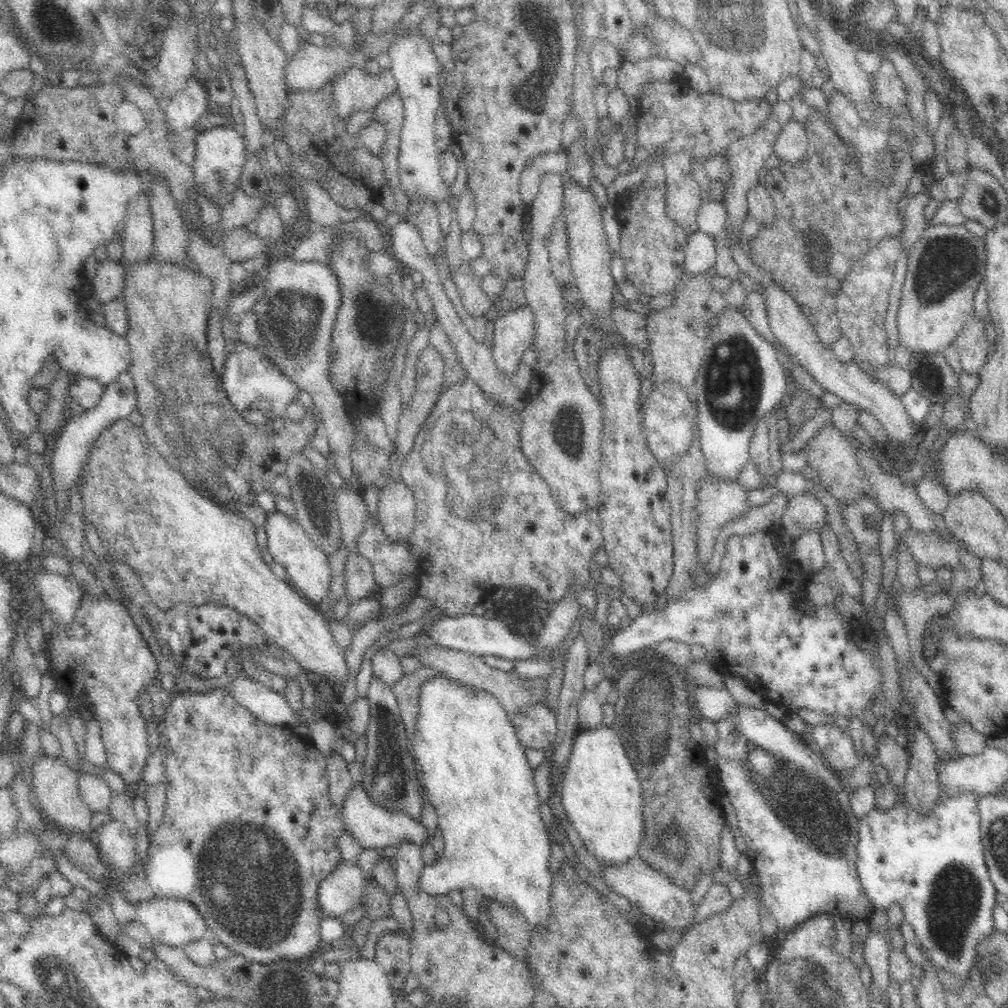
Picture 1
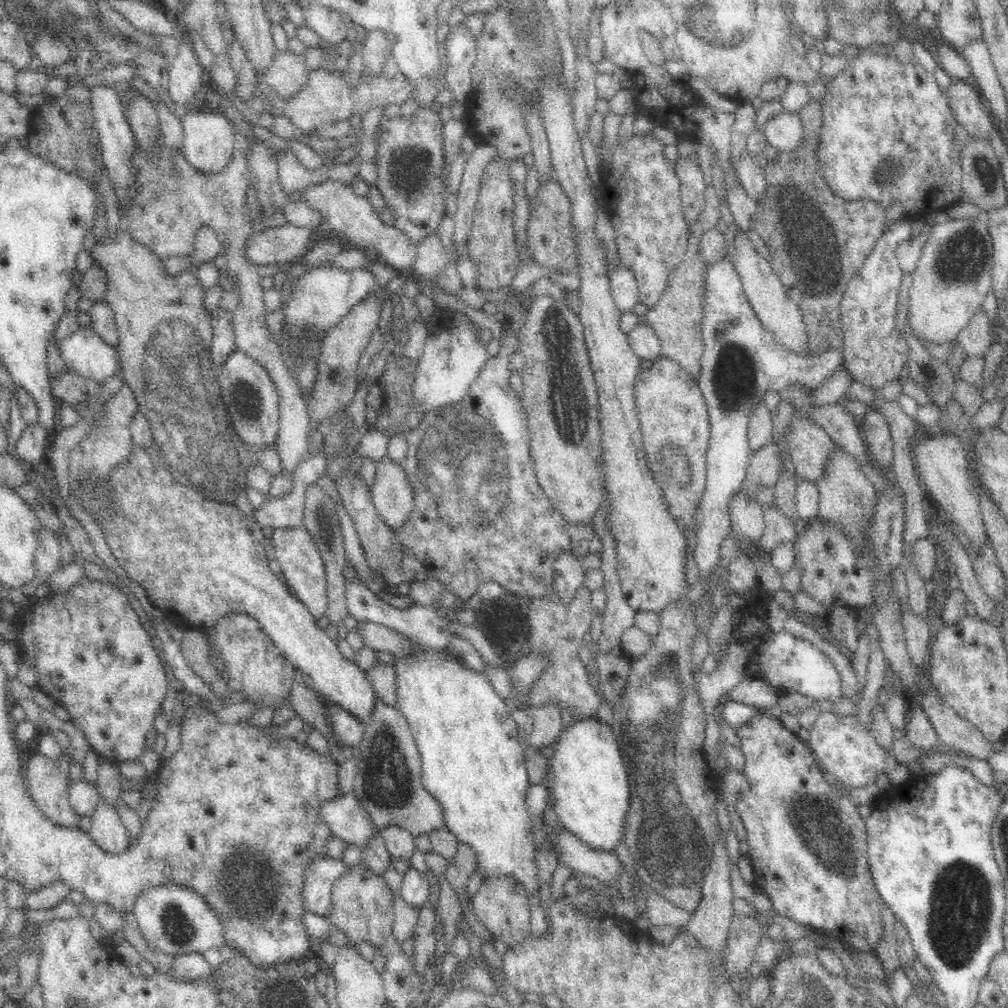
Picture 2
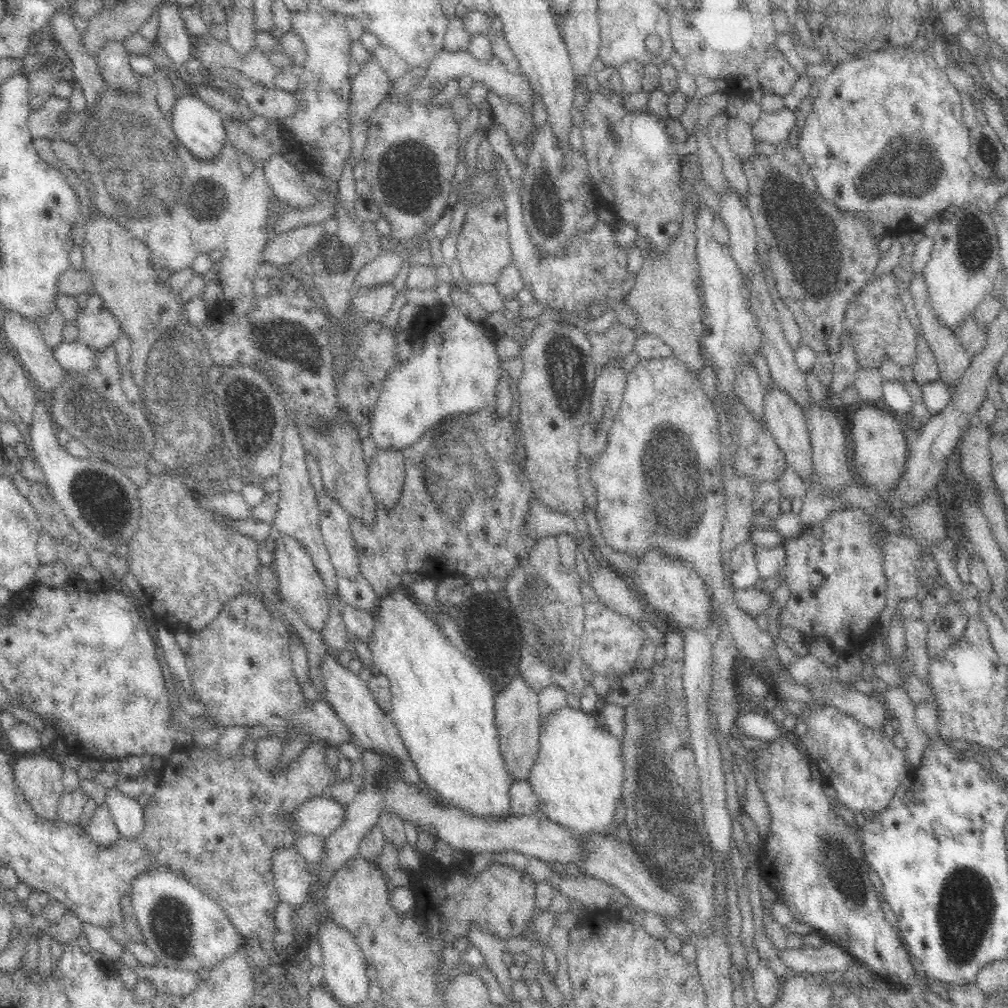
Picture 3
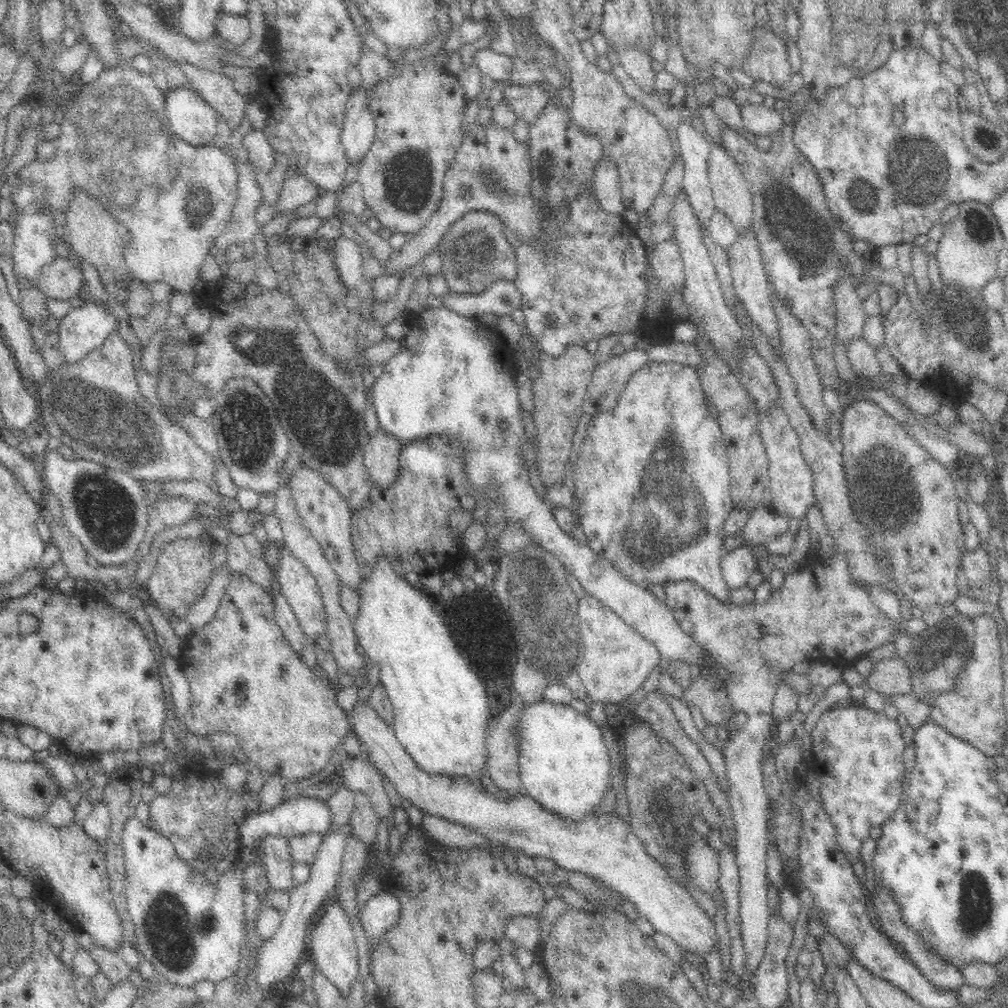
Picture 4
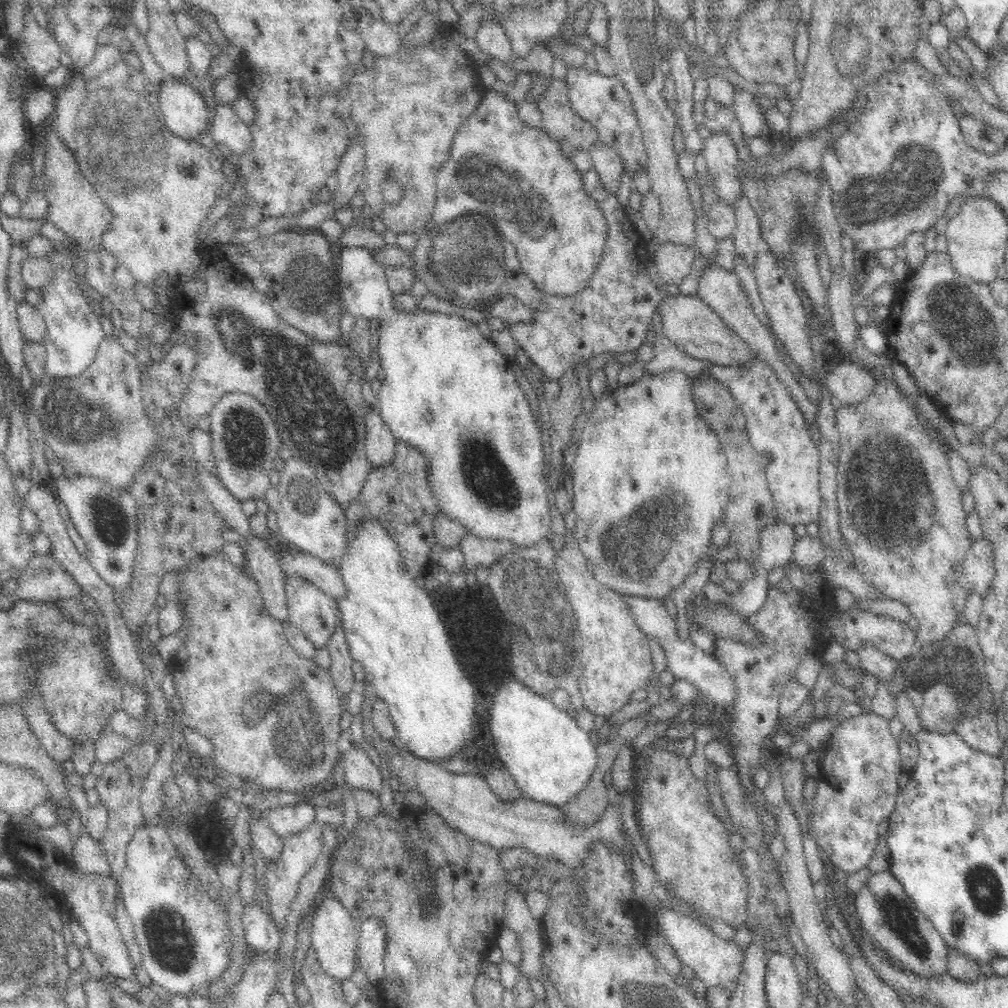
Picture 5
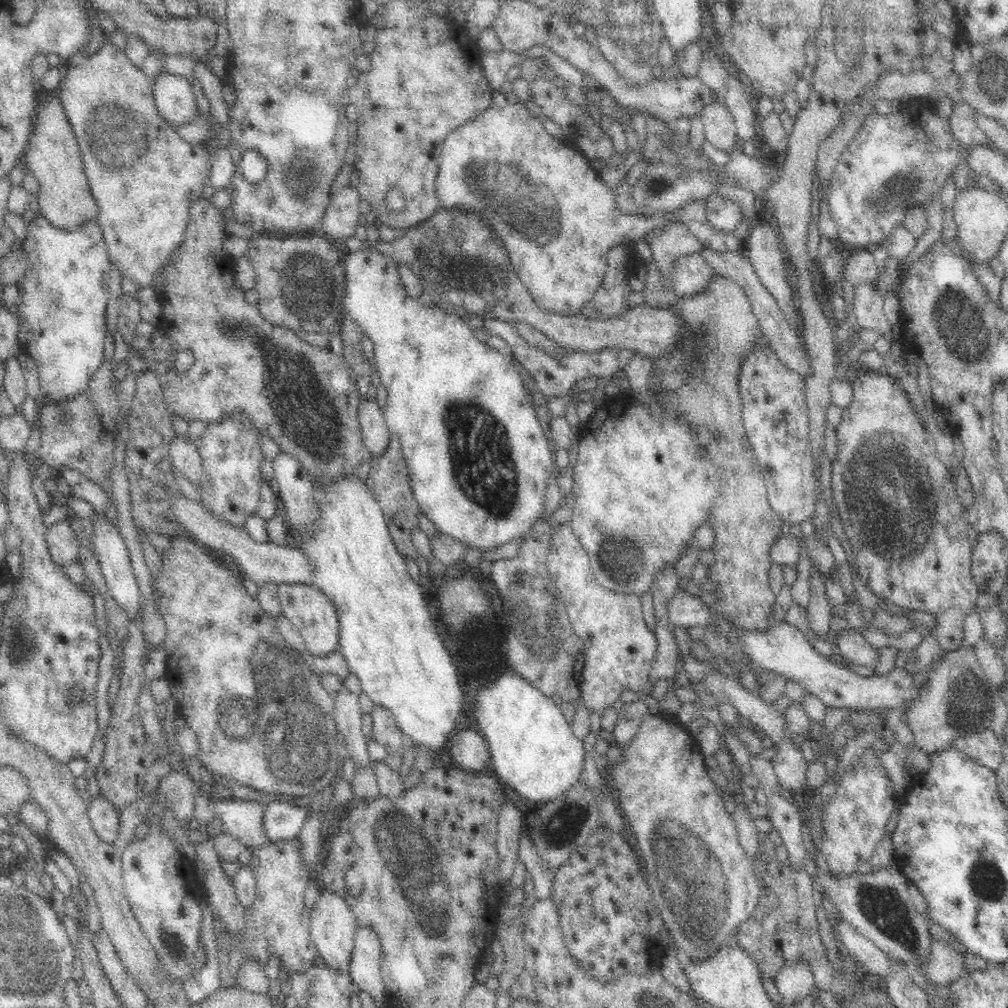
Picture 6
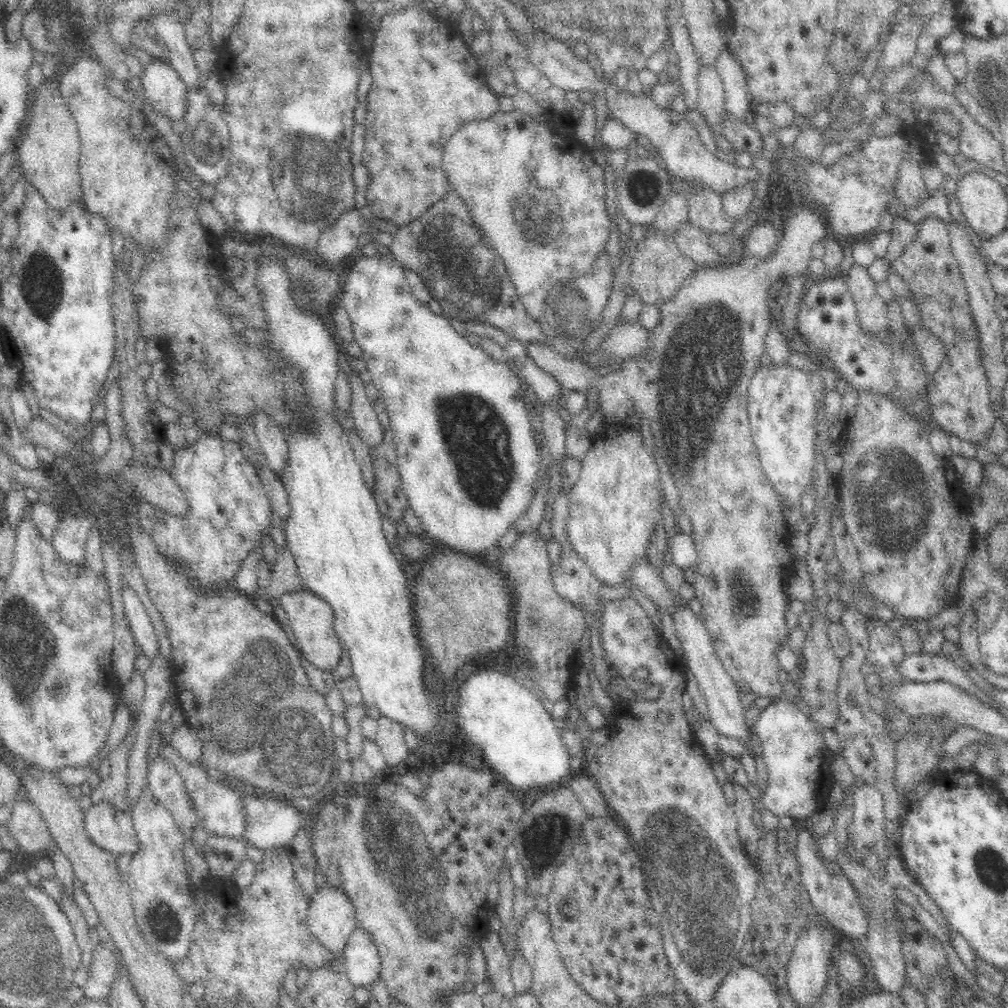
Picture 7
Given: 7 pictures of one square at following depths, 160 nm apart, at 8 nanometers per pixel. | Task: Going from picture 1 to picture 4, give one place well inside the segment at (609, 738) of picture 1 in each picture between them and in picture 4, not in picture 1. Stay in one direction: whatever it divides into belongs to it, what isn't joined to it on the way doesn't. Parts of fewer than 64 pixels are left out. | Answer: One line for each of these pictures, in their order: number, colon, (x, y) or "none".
2: (585, 779)
3: (577, 778)
4: (563, 764)

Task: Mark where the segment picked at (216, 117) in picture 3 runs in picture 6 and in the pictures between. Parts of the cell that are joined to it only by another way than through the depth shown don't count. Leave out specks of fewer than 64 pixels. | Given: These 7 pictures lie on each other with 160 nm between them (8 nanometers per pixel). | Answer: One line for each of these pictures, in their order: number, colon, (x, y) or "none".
4: (189, 116)
5: (182, 105)
6: (173, 98)

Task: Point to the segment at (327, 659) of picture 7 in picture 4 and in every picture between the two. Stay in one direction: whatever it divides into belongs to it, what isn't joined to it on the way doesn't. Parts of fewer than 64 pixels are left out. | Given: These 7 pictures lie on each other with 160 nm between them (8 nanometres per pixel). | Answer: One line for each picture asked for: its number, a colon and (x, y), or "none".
4: (298, 585)
5: (314, 612)
6: (311, 613)

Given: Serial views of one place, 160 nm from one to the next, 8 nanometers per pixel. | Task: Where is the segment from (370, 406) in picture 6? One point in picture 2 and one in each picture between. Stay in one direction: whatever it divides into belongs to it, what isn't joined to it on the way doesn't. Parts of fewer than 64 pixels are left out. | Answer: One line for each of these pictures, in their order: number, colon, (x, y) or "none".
2: (391, 494)
3: (385, 473)
4: (381, 452)
5: (380, 443)

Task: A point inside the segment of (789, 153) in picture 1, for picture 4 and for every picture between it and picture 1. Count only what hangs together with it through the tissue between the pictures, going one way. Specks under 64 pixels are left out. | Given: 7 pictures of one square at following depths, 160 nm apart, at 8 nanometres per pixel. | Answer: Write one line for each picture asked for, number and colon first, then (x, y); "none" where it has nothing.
2: (784, 132)
3: (776, 127)
4: (761, 120)

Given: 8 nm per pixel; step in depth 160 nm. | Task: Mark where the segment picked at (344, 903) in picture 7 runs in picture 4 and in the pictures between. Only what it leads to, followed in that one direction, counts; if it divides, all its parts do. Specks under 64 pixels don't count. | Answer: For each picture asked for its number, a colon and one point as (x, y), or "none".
4: (333, 947)
5: (334, 933)
6: (332, 928)

